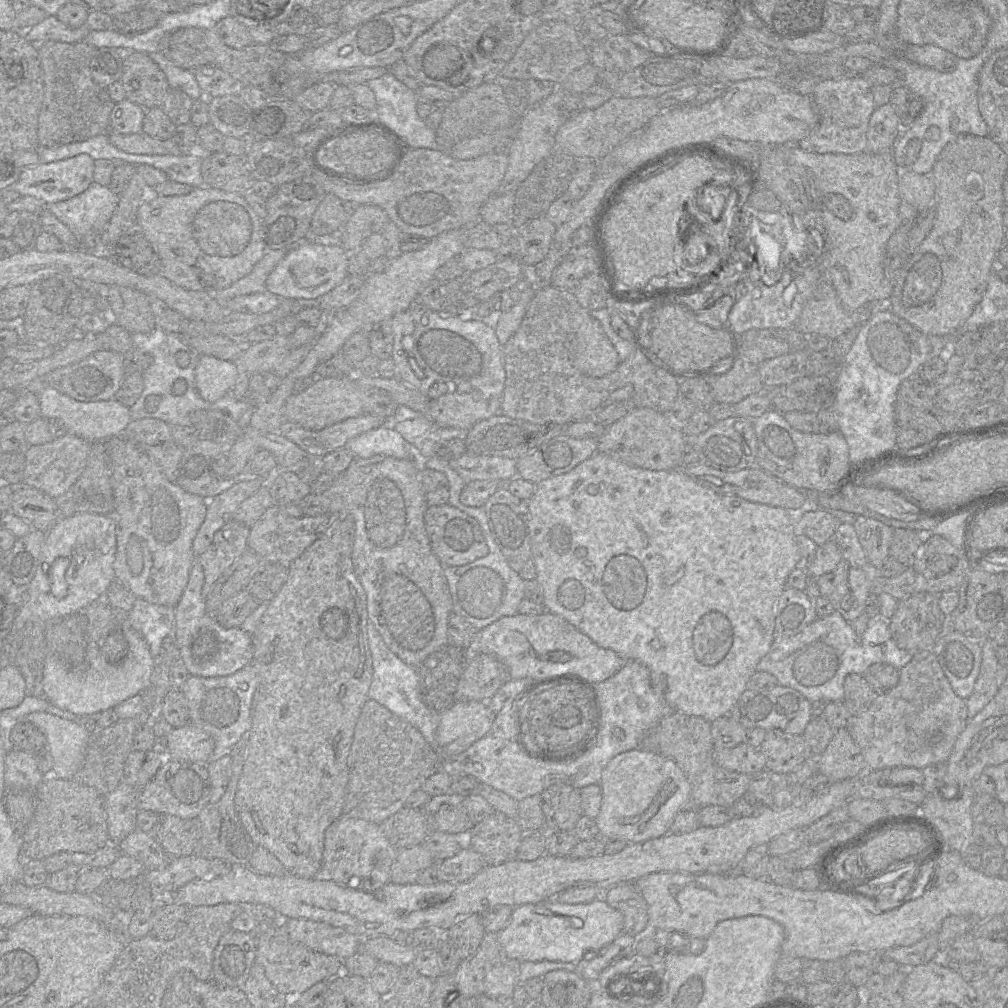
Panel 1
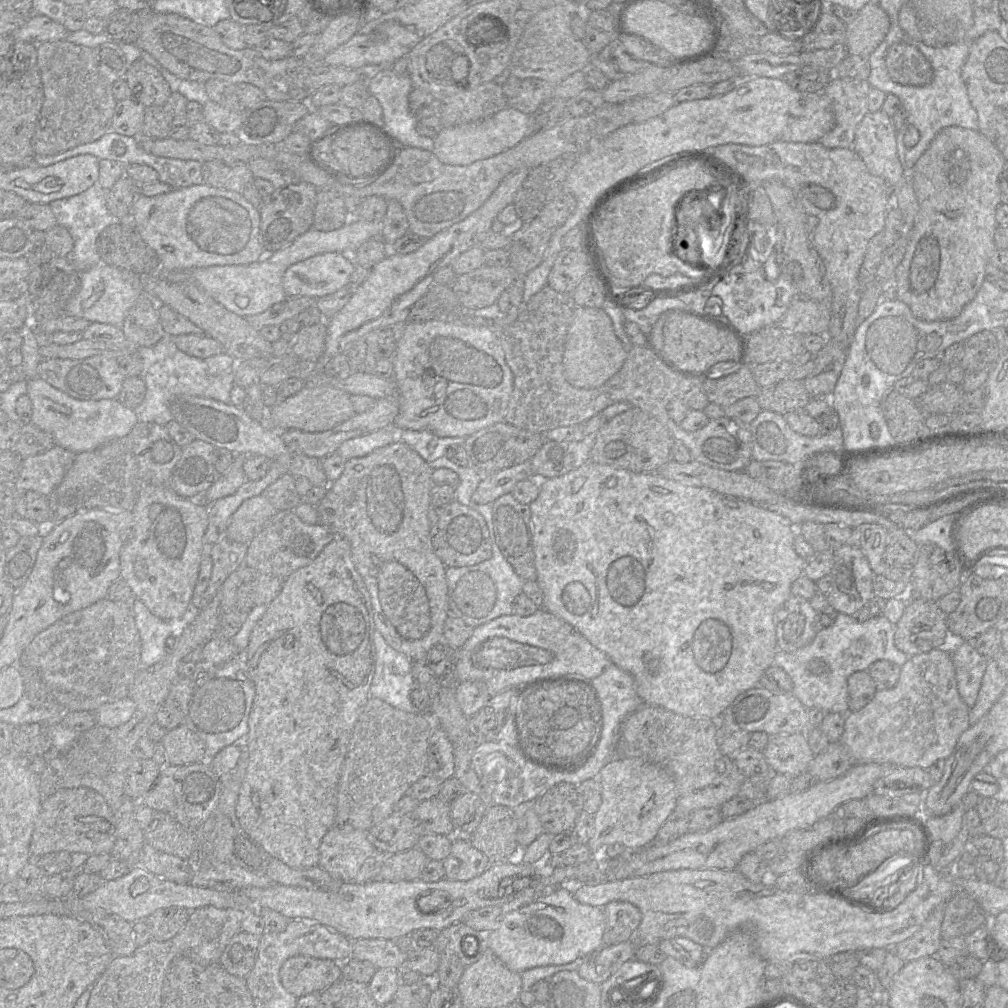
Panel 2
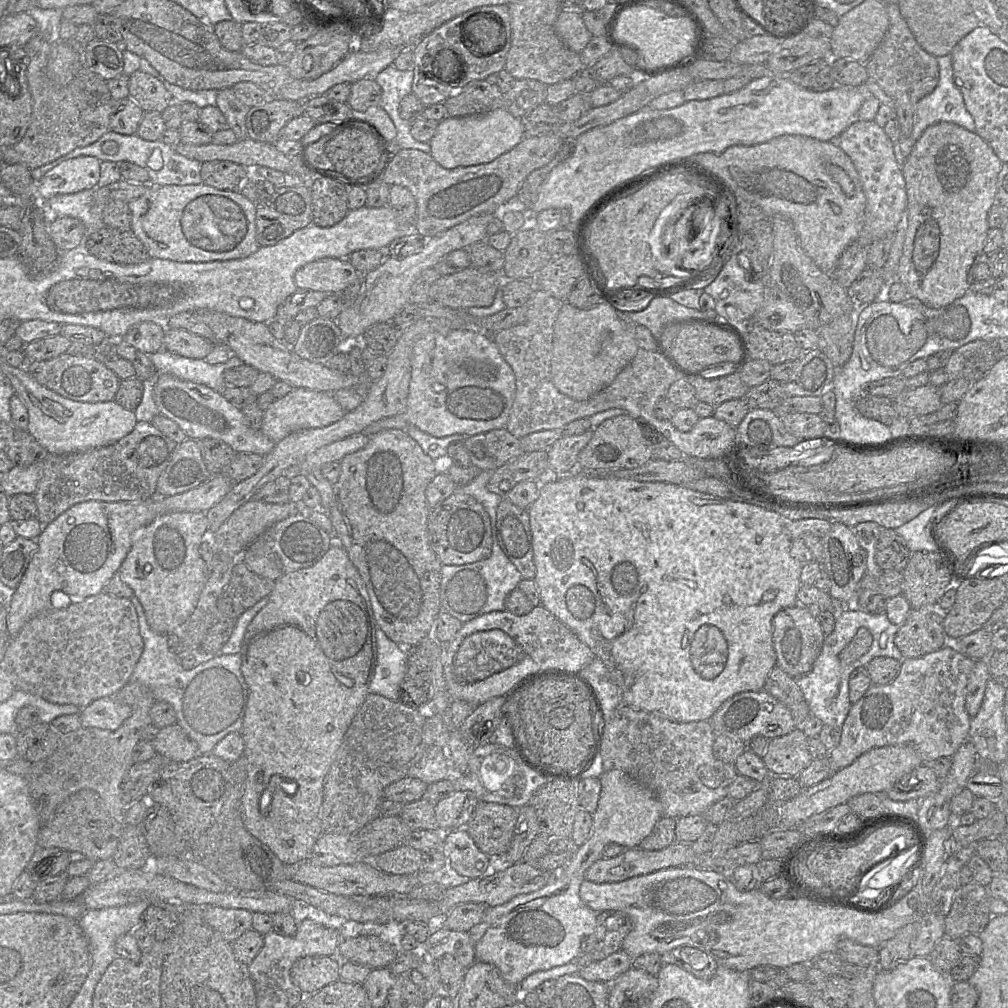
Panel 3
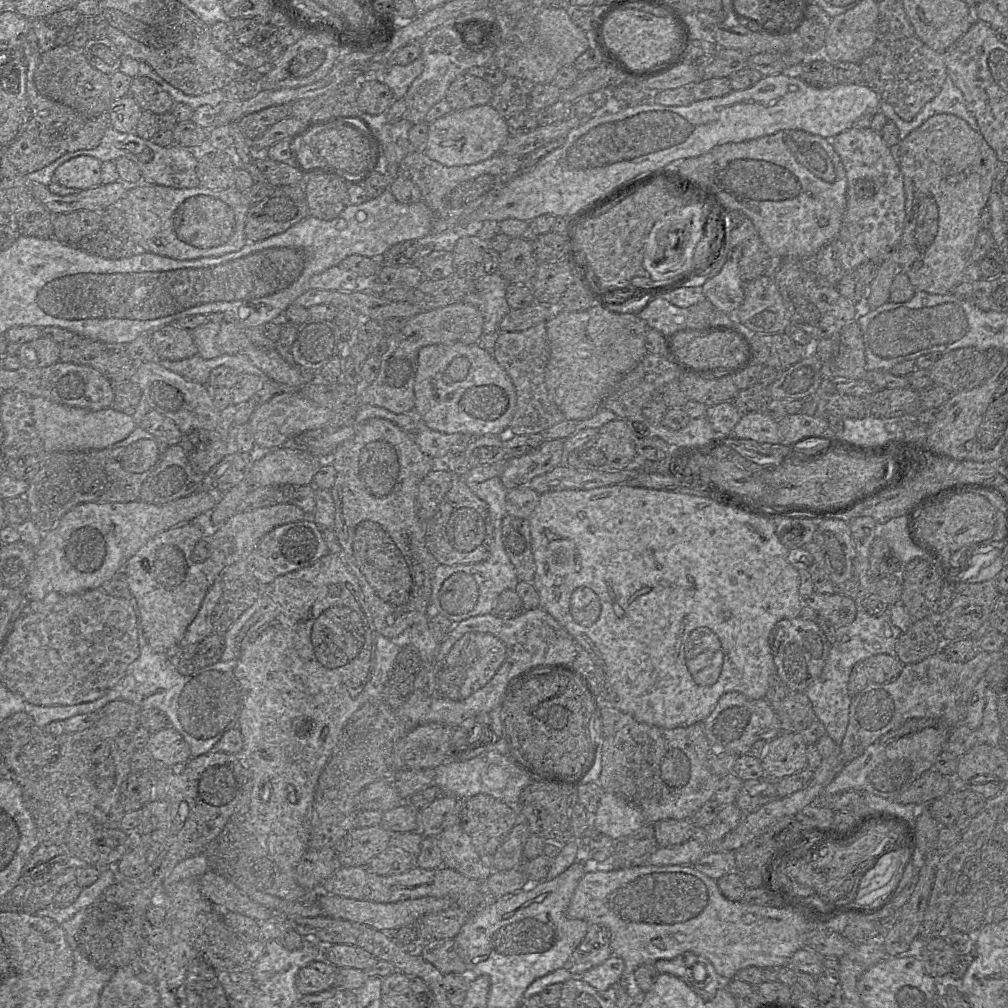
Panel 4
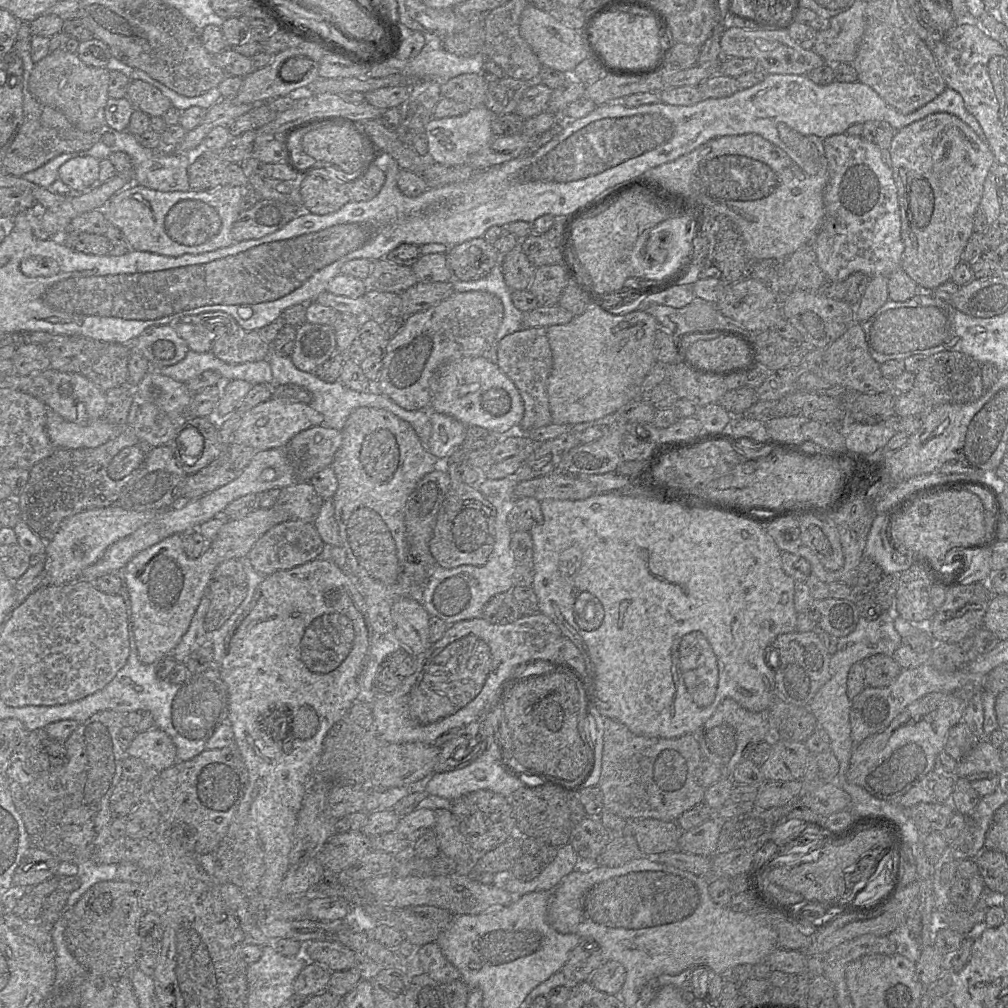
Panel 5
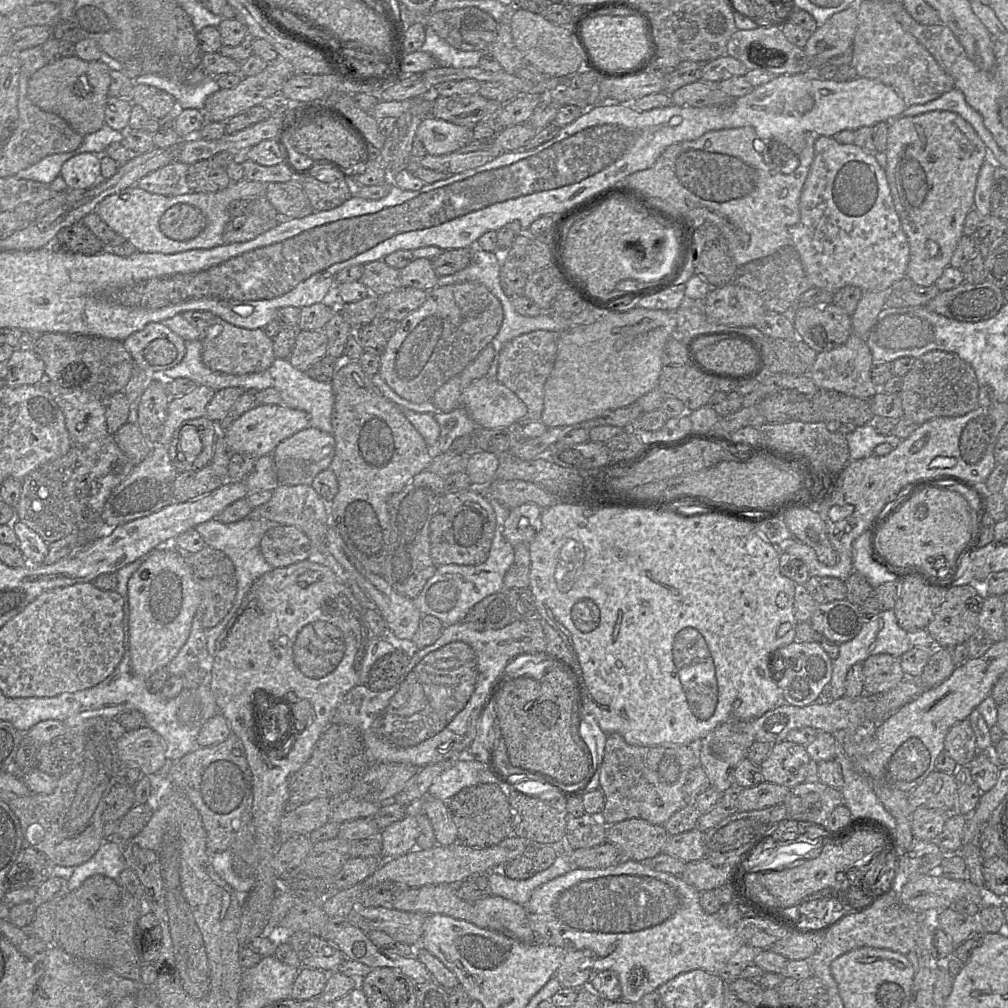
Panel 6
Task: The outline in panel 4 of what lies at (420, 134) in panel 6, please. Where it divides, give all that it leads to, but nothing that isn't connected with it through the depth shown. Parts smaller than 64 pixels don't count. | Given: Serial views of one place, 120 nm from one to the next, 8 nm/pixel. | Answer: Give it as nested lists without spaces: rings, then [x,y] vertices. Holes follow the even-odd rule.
[[[490,104],[453,110],[429,123],[424,154],[447,167],[473,165],[498,154],[509,137],[506,119]]]

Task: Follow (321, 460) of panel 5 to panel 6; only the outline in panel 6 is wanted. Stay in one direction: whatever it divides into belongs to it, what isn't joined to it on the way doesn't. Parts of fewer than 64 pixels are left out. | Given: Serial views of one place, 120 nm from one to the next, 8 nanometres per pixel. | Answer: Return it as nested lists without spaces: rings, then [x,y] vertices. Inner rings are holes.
[[[307,427],[281,441],[272,456],[279,485],[311,485],[323,470],[329,469],[335,455],[335,439],[331,433]]]

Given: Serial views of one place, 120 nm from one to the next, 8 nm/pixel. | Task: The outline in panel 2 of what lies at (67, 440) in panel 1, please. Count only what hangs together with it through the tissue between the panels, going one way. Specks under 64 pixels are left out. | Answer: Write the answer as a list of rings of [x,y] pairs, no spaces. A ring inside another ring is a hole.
[[[54,445],[41,454],[23,458],[13,488],[15,491],[35,491],[48,497],[62,481],[76,454]]]

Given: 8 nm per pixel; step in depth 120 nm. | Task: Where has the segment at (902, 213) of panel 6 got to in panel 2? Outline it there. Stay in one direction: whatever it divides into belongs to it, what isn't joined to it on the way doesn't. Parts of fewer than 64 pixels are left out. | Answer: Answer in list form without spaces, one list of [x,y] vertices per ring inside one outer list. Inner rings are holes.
[[[950,126],[942,129],[932,140],[929,147],[920,156],[910,173],[907,173],[919,203],[919,211],[914,220],[914,225],[909,234],[908,245],[901,263],[895,271],[896,299],[904,302],[912,314],[924,321],[941,321],[957,317],[963,308],[973,300],[985,280],[985,268],[997,249],[994,233],[998,227],[995,214],[1001,201],[999,177],[1006,159],[999,149],[982,133],[962,127]]]

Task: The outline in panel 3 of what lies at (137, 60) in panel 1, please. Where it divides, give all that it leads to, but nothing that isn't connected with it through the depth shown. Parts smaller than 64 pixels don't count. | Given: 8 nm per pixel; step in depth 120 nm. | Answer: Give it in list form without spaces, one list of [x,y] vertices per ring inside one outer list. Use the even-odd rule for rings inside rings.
[[[141,69],[129,75],[129,97],[143,110],[162,113],[174,100],[163,83]]]

